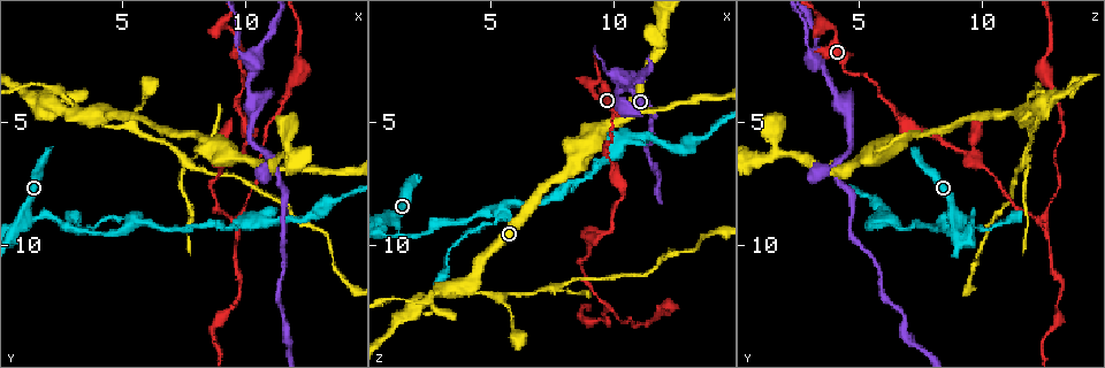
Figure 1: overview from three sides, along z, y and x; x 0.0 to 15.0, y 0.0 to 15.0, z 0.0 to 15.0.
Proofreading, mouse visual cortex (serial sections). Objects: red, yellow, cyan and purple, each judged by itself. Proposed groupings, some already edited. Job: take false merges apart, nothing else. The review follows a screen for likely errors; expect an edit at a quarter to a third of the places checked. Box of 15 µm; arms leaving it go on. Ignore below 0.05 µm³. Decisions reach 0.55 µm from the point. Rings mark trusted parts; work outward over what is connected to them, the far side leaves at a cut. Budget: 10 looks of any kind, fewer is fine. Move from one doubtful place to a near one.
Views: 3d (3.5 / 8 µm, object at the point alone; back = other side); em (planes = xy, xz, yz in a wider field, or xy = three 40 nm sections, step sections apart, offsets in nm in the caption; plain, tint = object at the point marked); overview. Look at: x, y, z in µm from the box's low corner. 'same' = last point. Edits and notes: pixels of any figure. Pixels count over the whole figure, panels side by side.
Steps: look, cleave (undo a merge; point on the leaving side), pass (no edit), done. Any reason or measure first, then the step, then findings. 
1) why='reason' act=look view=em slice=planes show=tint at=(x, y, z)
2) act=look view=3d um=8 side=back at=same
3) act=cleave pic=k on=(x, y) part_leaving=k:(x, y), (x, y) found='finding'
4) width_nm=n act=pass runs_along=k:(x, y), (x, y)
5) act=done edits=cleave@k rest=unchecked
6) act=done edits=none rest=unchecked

why='calibre changes' act=look view=3d um=8 at=(9.6, 2.1, 2.9)

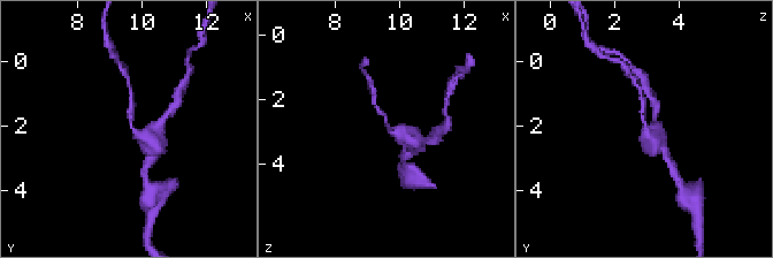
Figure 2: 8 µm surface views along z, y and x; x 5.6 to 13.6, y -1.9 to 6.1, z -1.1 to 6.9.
arm_widths_nm=150,600 act=look view=em slice=planes show=tint at=(9.7, 1.9, 3.0)

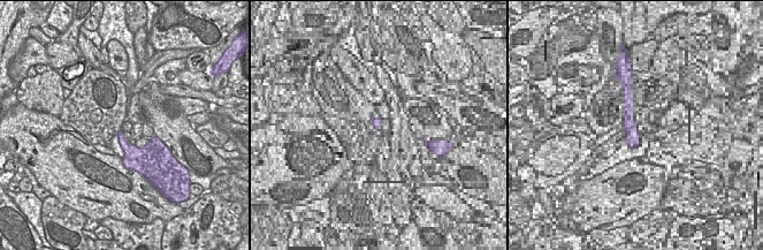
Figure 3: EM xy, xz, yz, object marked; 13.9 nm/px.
act=pass runs_along=2:(155, 145), (132, 128), (131, 92) found='one cell here'

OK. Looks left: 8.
why='thin arm on a thick one' act=look view=3d um=3.5 at=(4.1, 4.6, 11.6)

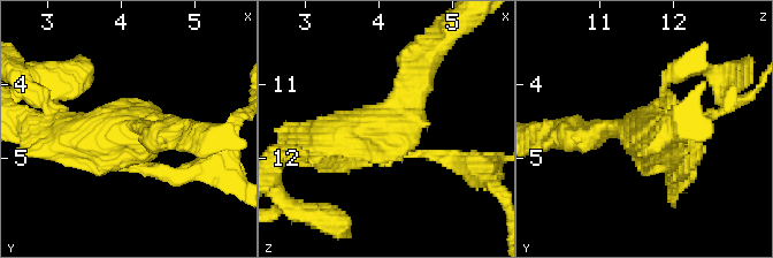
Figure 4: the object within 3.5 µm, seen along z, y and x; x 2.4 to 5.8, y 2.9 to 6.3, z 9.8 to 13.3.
arms=3 arm_widths_nm=150,300,400 why='now the EM' act=look view=em slice=xy step=1 show=tint at=(4.10, 4.60, 11.55)

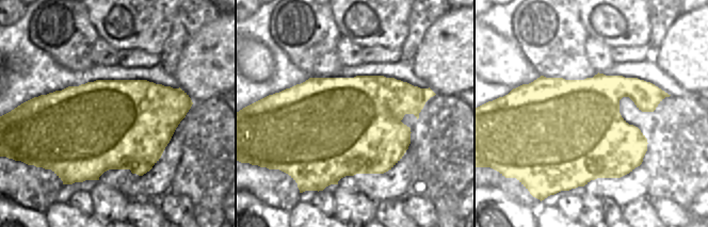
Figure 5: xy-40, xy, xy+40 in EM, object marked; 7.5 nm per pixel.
width_nm=750 act=cleave pic=4 on=(724, 107) found='two cells meet here'

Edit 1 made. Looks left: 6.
why='redraw' act=look view=overview

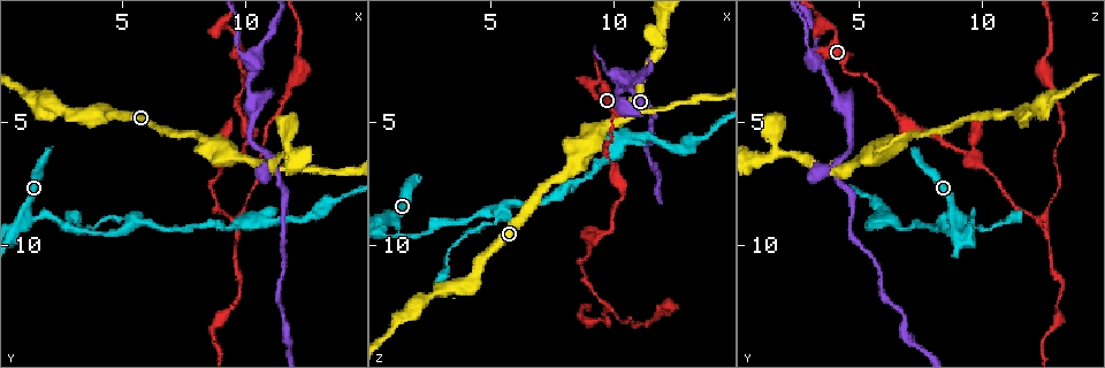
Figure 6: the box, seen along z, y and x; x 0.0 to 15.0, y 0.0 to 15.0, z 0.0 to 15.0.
why='three-way junction' act=look view=3d um=3.5 at=(9.5, 8.9, 12.3)

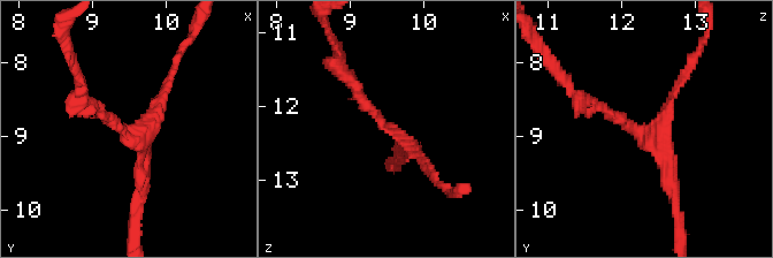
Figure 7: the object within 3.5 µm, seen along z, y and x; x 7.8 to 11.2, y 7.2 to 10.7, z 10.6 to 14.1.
arms=3 arm_widths_nm=150,150,200 act=look view=em slice=xy step=5 show=tint at=(9.60, 9.00, 12.30)

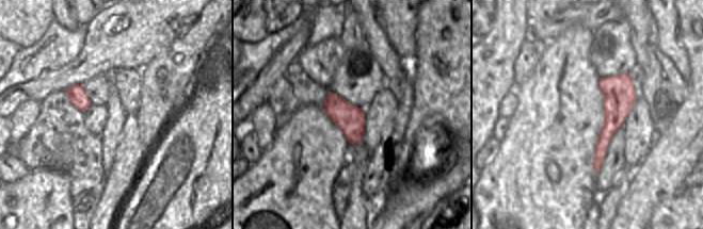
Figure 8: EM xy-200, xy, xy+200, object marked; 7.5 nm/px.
act=pass found='continuous, no second cell'

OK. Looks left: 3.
why='a fork' act=look view=3d um=8 at=(1.2, 8.8, 9.1)

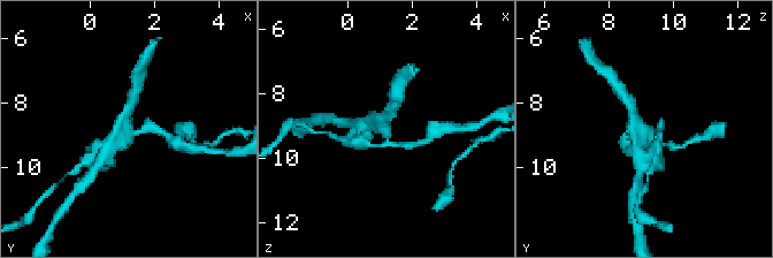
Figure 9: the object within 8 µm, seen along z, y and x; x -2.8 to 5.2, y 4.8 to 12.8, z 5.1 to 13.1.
act=look view=3d um=3.5 at=(1.1, 8.9, 9.2)

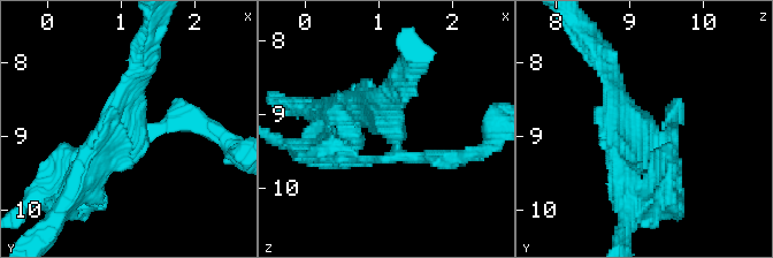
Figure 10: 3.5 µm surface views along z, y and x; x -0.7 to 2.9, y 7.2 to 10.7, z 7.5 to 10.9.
act=look view=em slice=xy step=5 show=tint at=(1.10, 8.90, 9.15)

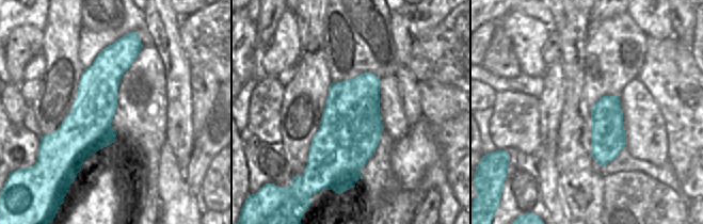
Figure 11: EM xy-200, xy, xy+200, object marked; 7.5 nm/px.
arms=3 arm_widths_nm=150,200,250 act=cleave pic=10 on=(665, 192) part_leaving=10:(395, 148), (403, 157), (462, 157), (490, 145) found='two cells meet here'

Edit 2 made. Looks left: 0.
act=done edits=cleave@4,cleave@10 rest=unchecked

